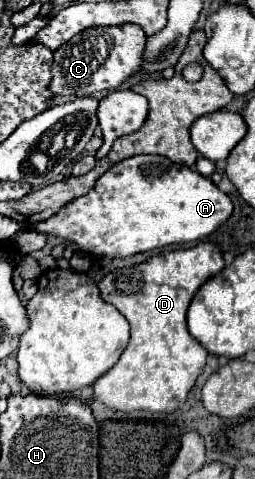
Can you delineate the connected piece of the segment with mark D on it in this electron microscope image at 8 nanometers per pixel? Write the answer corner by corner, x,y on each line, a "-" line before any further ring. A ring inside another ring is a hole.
202,242
194,248
184,248
184,250
180,248
180,250
156,254
148,262
114,270
102,278
102,282
98,284
102,298
112,306
116,306
132,328
130,342
122,352
120,360
116,362
116,366
112,366
106,374
102,374
94,382
94,396
102,404
118,412
136,412
136,410
174,412
184,406
186,396
192,390
196,378
202,374
208,356
208,352
190,336
186,328
186,312
196,290
200,290
200,286
208,282
212,276
216,276
222,268
224,268
224,260
220,248
210,242

